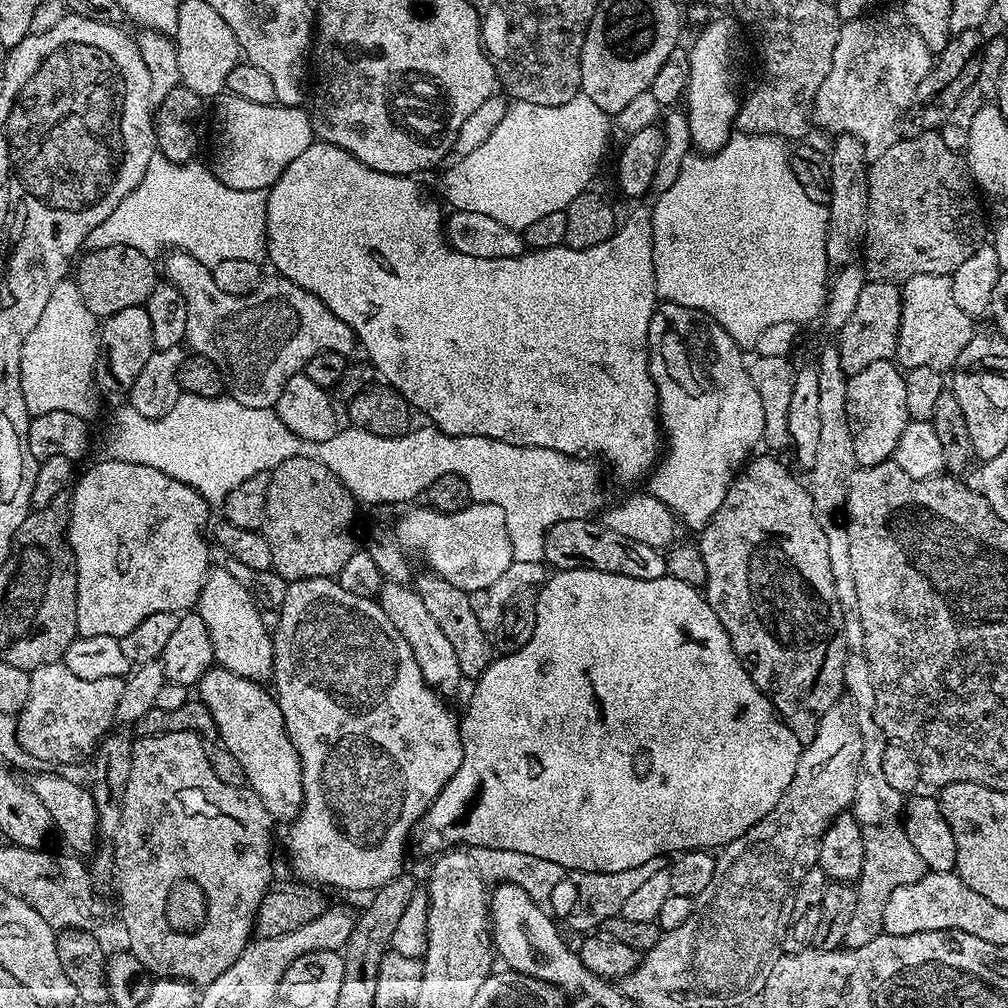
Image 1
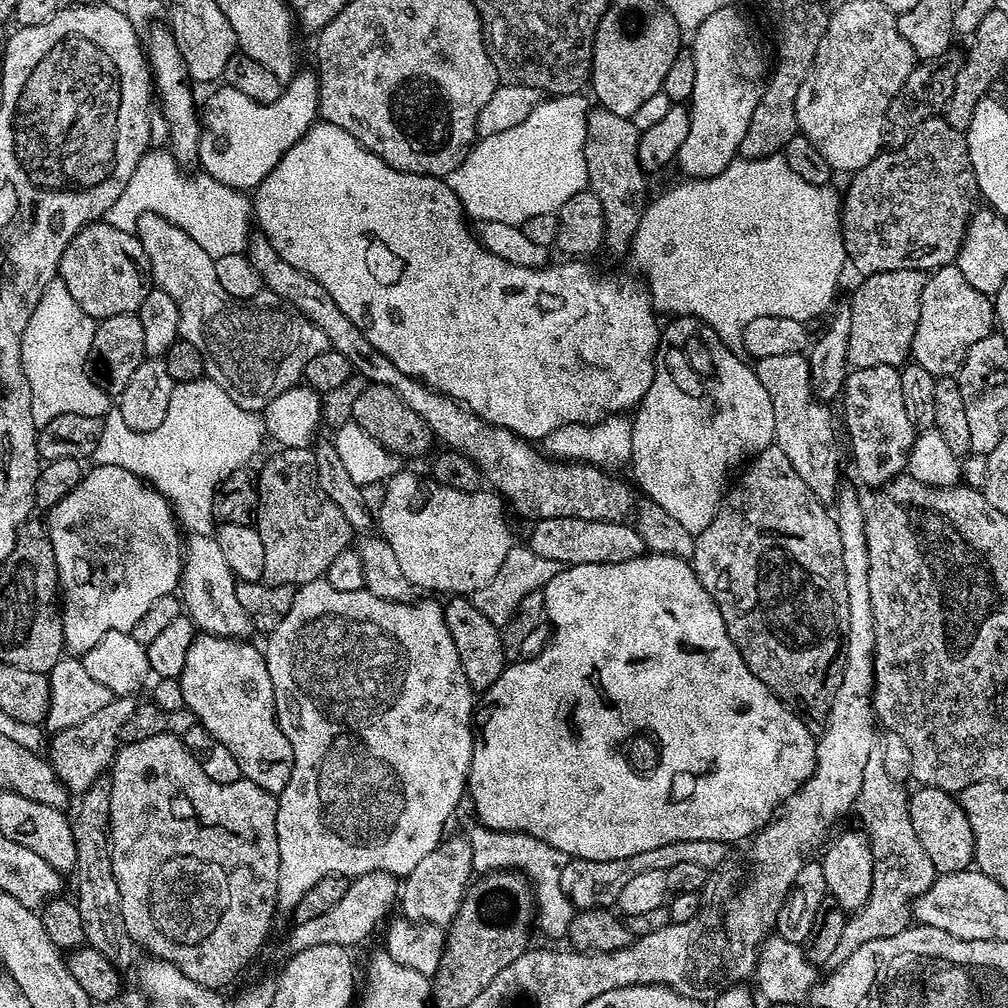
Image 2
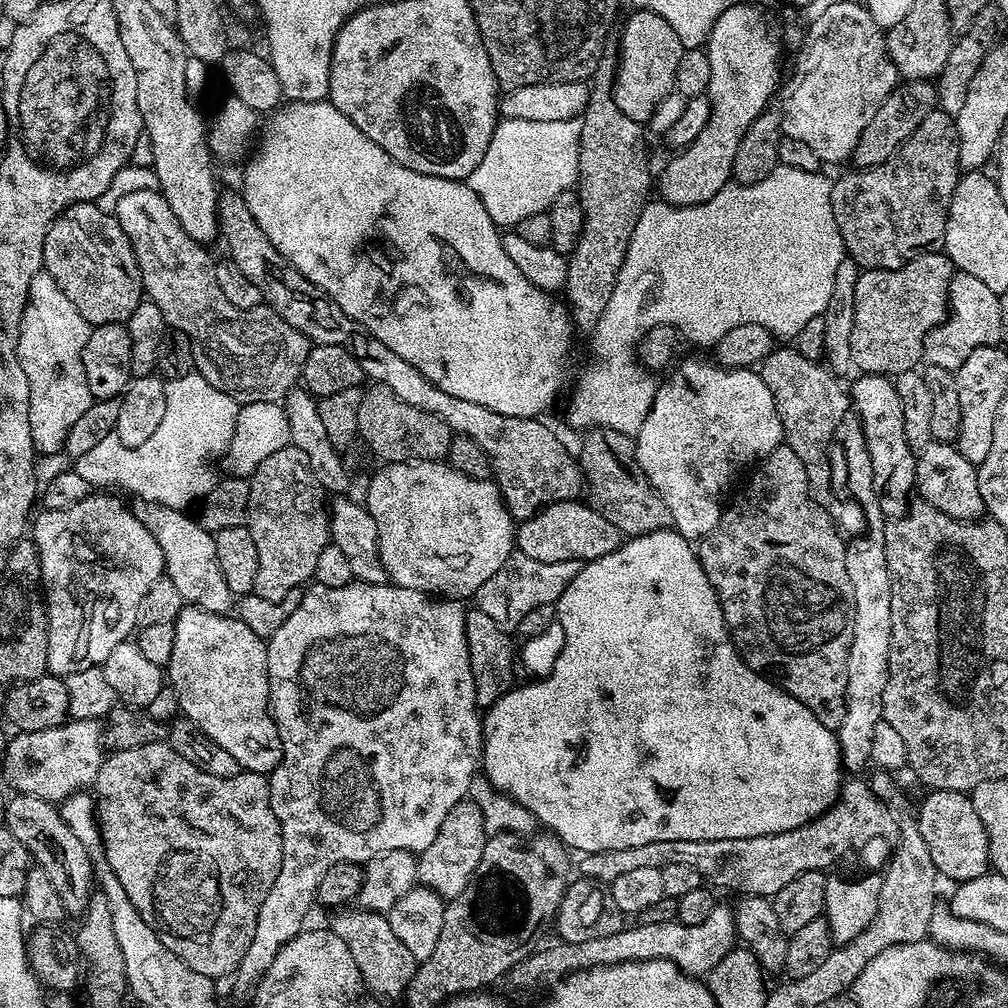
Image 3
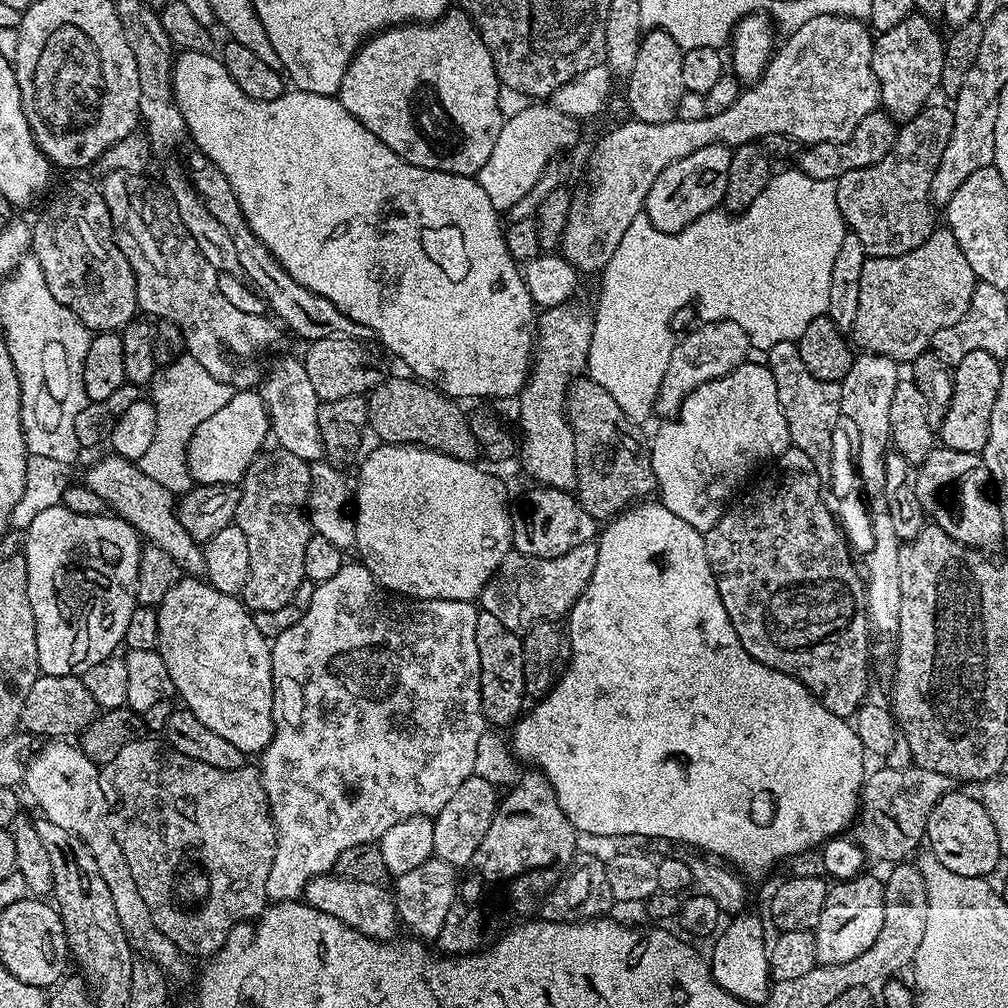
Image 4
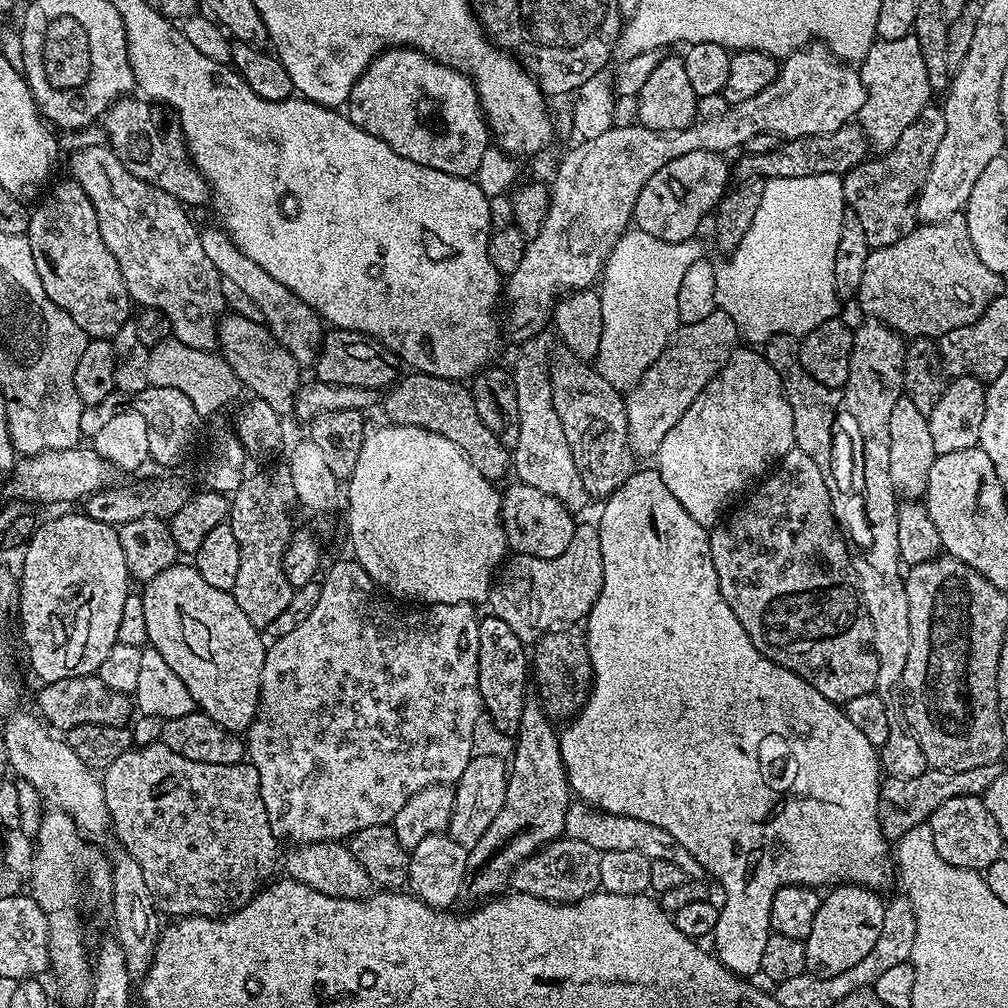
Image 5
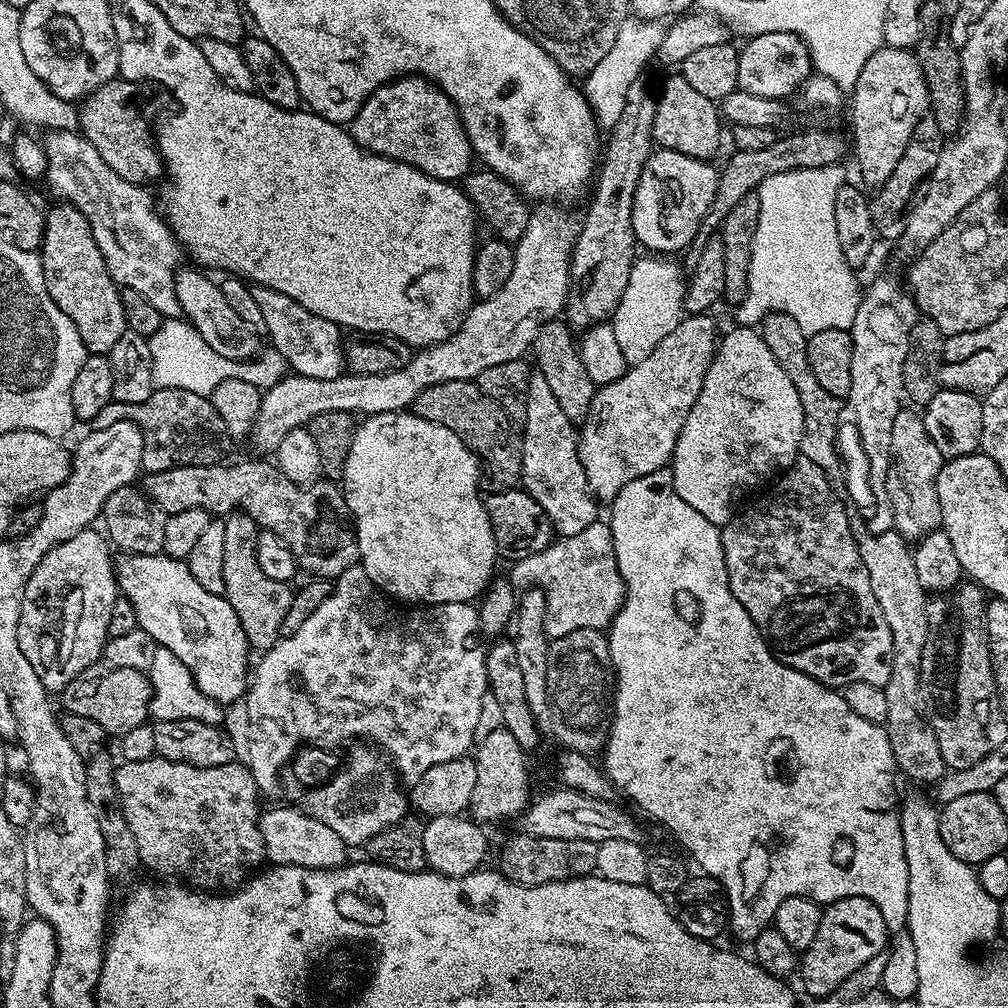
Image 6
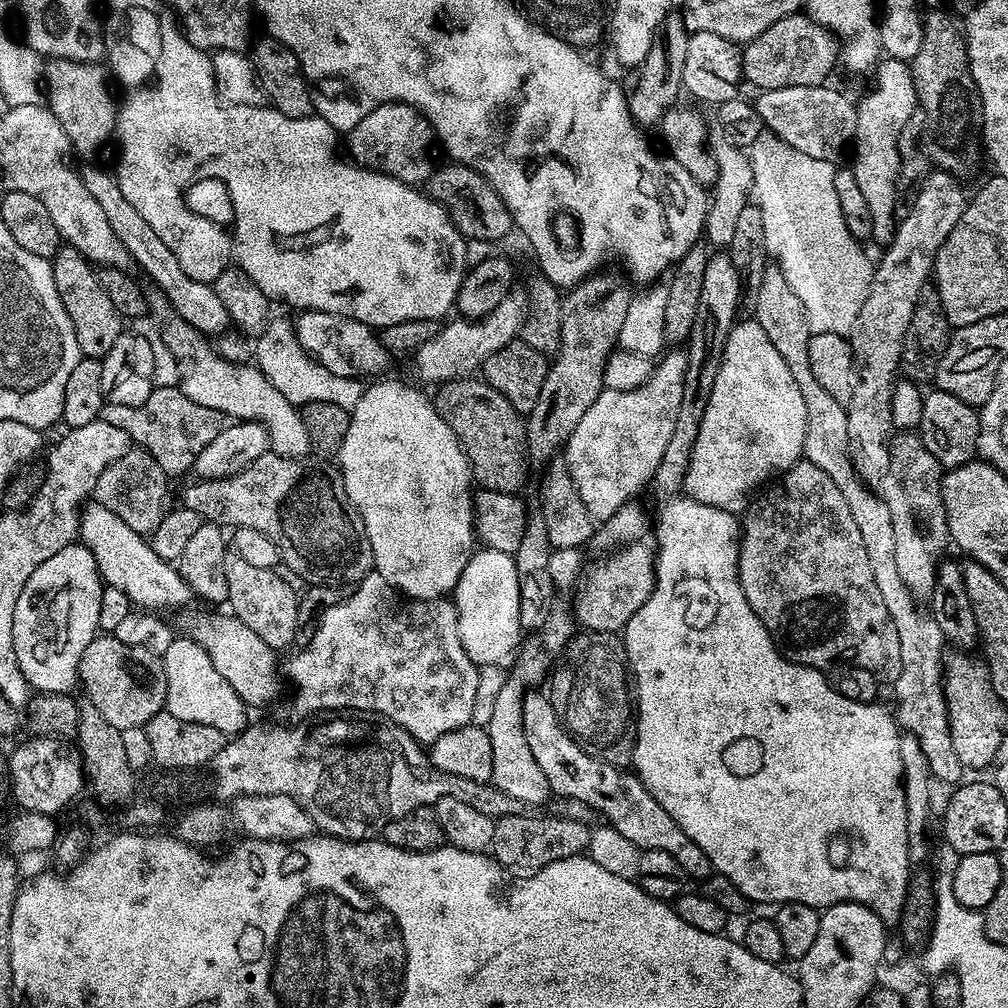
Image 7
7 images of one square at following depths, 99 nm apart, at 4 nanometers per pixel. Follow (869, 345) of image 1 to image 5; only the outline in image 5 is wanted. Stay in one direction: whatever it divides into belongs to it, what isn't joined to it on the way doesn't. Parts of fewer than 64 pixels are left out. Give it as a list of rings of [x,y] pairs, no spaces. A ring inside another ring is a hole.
[[[951,216],[946,222],[921,223],[906,238],[898,238],[898,242],[885,248],[871,249],[866,270],[862,270],[858,303],[865,317],[887,324],[905,338],[939,338],[984,315],[986,306],[998,295],[997,289],[992,289],[992,281],[993,274],[976,256],[965,217]]]

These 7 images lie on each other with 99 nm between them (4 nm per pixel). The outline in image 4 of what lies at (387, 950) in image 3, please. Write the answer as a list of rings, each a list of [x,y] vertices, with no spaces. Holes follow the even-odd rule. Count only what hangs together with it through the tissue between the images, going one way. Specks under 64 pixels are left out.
[[[335,874],[316,876],[304,887],[303,899],[312,908],[322,910],[331,917],[338,918],[344,925],[358,930],[368,937],[381,942],[391,941],[399,927],[395,897],[385,885],[358,882]]]

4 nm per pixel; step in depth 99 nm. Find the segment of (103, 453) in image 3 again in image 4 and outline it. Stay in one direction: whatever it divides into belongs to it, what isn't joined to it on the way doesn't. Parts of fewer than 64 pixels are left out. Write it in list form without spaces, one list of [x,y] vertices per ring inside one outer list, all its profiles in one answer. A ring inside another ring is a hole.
[[[190,355],[179,356],[173,364],[165,364],[152,378],[150,399],[156,407],[154,442],[142,454],[139,466],[158,486],[166,486],[173,494],[183,494],[193,487],[187,468],[187,448],[196,427],[217,413],[230,401],[234,389],[226,382],[218,382]]]

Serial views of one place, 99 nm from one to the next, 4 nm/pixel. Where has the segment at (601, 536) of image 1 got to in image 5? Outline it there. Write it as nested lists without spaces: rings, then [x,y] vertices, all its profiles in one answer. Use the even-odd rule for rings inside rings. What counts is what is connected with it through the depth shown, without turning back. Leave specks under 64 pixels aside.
[[[512,482],[508,489],[503,489],[500,497],[500,521],[504,524],[509,549],[518,556],[543,560],[558,558],[574,539],[578,520],[572,516],[575,515],[571,509],[562,506],[556,498],[542,494],[535,486]]]

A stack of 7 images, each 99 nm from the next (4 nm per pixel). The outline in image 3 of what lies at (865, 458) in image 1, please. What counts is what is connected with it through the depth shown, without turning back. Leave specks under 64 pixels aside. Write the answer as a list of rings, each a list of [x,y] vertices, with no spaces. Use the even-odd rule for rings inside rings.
[[[860,374],[857,377],[852,388],[850,384],[850,404],[862,426],[862,434],[866,438],[866,450],[870,454],[870,467],[874,470],[874,494],[878,498],[878,506],[885,518],[905,516],[916,486],[917,453],[906,442],[906,430],[902,423],[902,401],[898,399],[896,385],[889,377],[871,374]]]

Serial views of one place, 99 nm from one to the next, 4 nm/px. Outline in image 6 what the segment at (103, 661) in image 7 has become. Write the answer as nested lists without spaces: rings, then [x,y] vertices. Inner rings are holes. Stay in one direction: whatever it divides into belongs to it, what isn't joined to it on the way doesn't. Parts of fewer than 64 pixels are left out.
[[[97,662],[84,668],[62,689],[65,713],[90,718],[109,737],[121,738],[130,730],[142,726],[149,719],[148,707],[152,701],[152,684],[147,675],[129,668],[114,668]]]

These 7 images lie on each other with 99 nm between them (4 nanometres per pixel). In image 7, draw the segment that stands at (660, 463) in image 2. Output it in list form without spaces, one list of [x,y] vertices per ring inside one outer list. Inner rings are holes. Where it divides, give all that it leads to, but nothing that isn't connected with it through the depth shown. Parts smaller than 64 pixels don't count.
[[[755,318],[741,319],[726,338],[722,366],[718,366],[718,378],[714,378],[714,390],[698,426],[692,460],[683,473],[683,491],[700,504],[743,513],[757,489],[802,459],[805,442],[806,405],[786,361]]]

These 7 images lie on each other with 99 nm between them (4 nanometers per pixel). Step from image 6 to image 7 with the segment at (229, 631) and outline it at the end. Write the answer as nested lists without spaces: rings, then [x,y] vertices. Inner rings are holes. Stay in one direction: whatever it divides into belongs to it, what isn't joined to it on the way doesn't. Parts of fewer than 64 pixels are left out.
[[[95,502],[85,503],[80,514],[78,540],[94,554],[101,581],[107,587],[122,590],[137,609],[180,608],[188,599],[193,599],[194,593],[179,571],[169,561],[158,558],[151,543],[130,530],[114,510],[106,510],[106,506]]]

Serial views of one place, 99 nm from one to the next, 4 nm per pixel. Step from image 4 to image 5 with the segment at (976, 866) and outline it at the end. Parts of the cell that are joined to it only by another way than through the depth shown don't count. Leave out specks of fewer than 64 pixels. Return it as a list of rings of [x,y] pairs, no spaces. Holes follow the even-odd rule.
[[[979,796],[950,798],[950,802],[942,802],[927,823],[930,834],[934,834],[934,850],[938,850],[942,862],[950,862],[950,866],[985,870],[1002,856],[1002,850],[1006,848],[998,822],[990,818],[990,810],[986,810]]]

